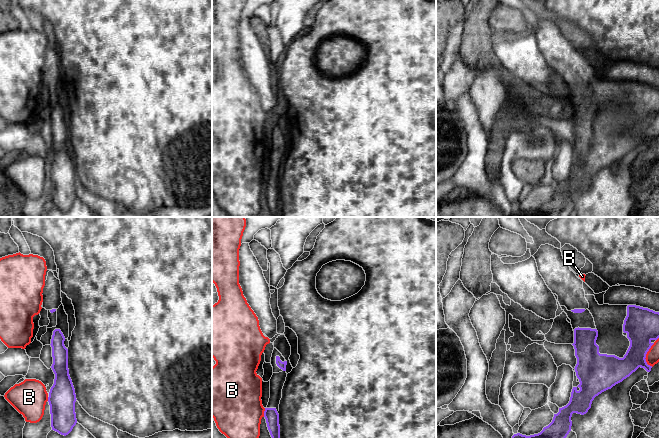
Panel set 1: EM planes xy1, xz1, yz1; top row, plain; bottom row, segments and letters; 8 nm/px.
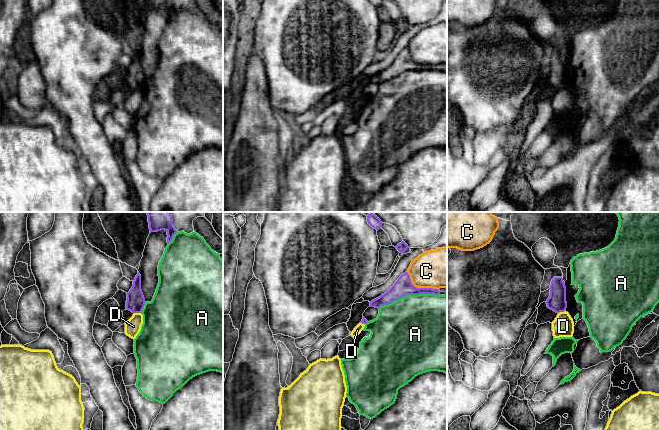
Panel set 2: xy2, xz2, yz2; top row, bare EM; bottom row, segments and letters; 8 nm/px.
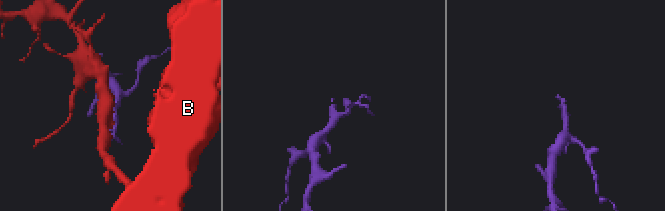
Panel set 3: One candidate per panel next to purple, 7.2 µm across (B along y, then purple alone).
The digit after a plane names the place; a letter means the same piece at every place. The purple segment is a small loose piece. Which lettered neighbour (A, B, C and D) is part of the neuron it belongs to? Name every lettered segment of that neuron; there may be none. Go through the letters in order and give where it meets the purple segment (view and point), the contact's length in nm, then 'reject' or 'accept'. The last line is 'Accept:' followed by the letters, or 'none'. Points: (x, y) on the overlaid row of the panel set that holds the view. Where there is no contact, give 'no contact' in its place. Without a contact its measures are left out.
A: xz2 (408, 294) | 500 nm | reject
B: xz1 (264, 412) | 70 nm | reject
C: xz2 (419, 288) | 280 nm | reject
D: xy2 (137, 312) | 60 nm | reject
Accept: none

